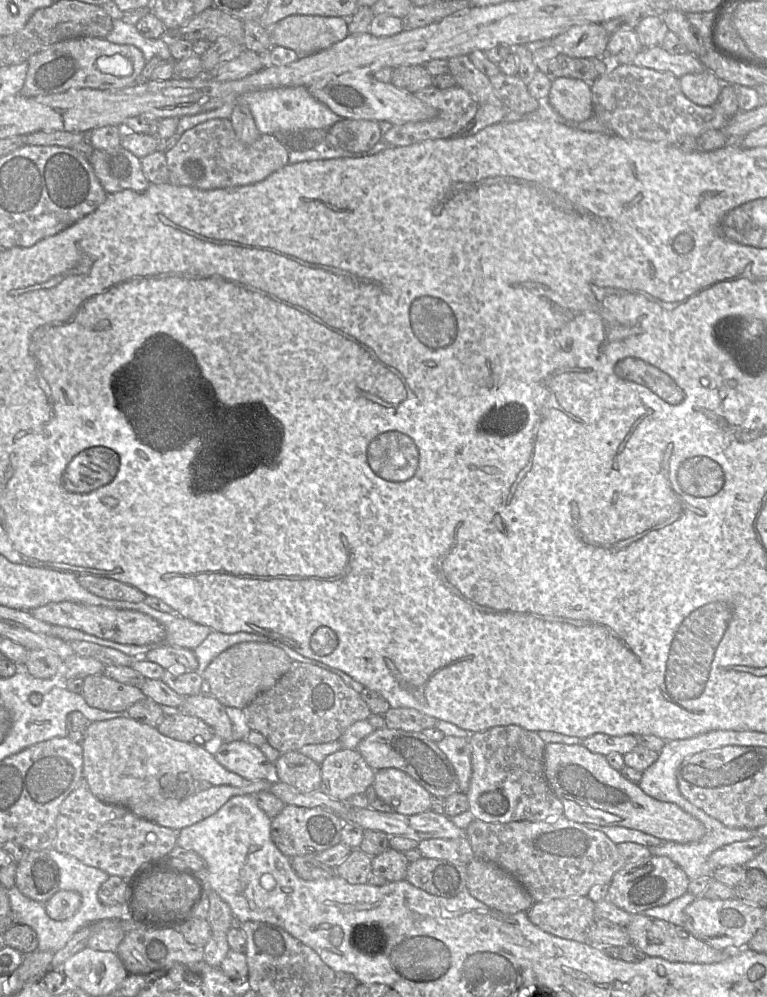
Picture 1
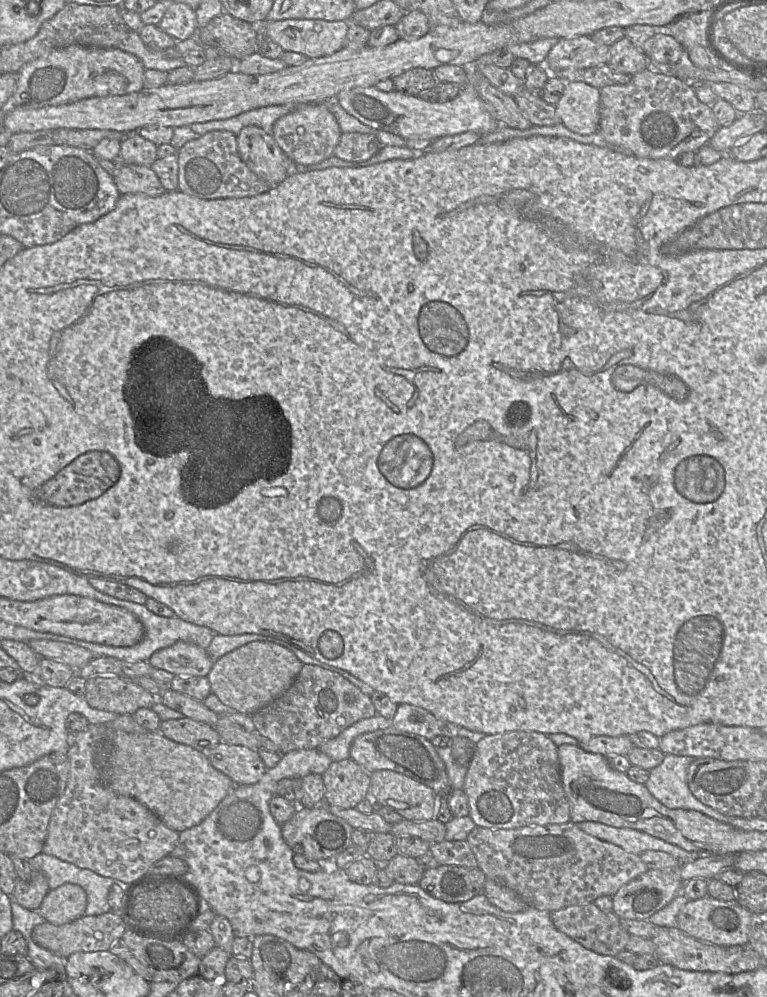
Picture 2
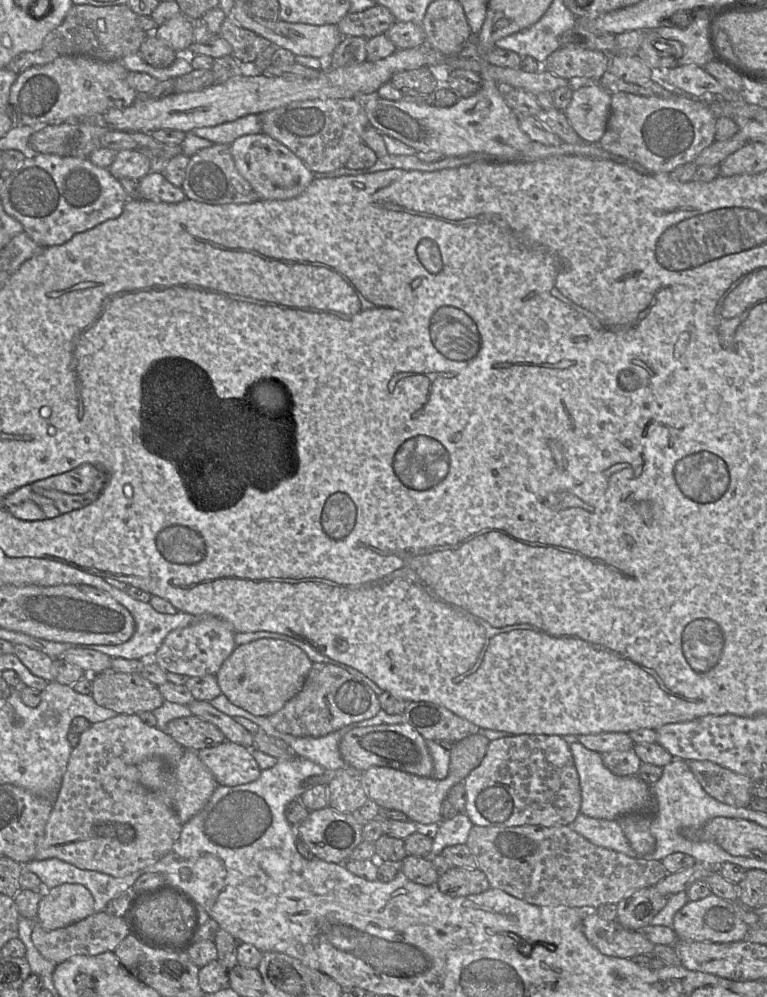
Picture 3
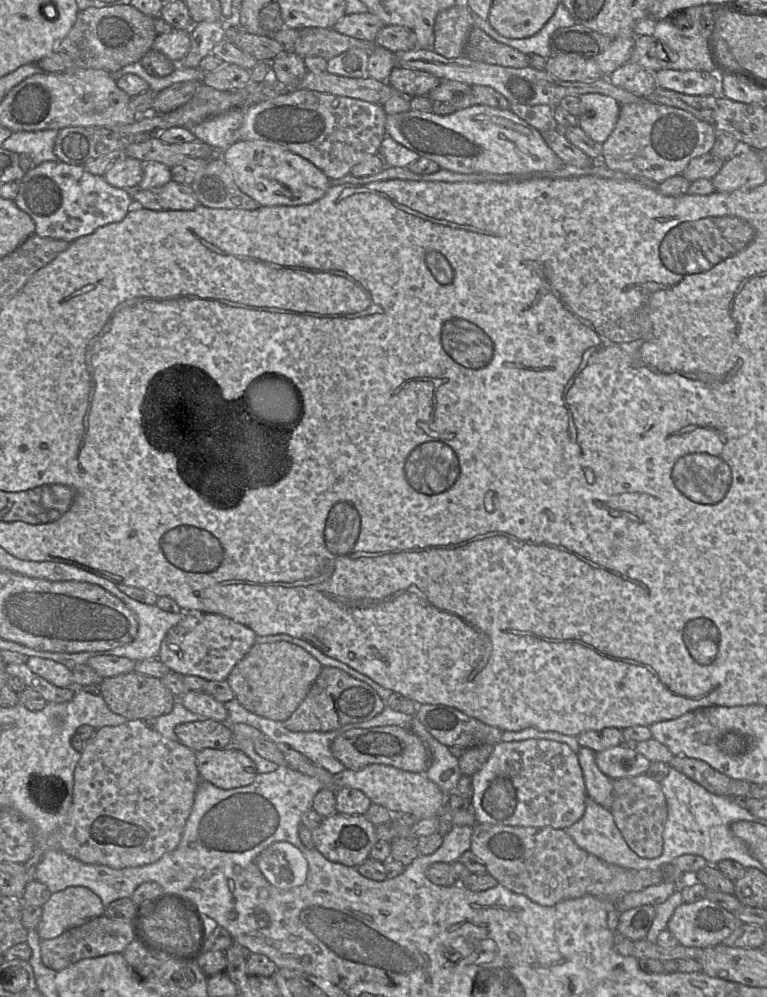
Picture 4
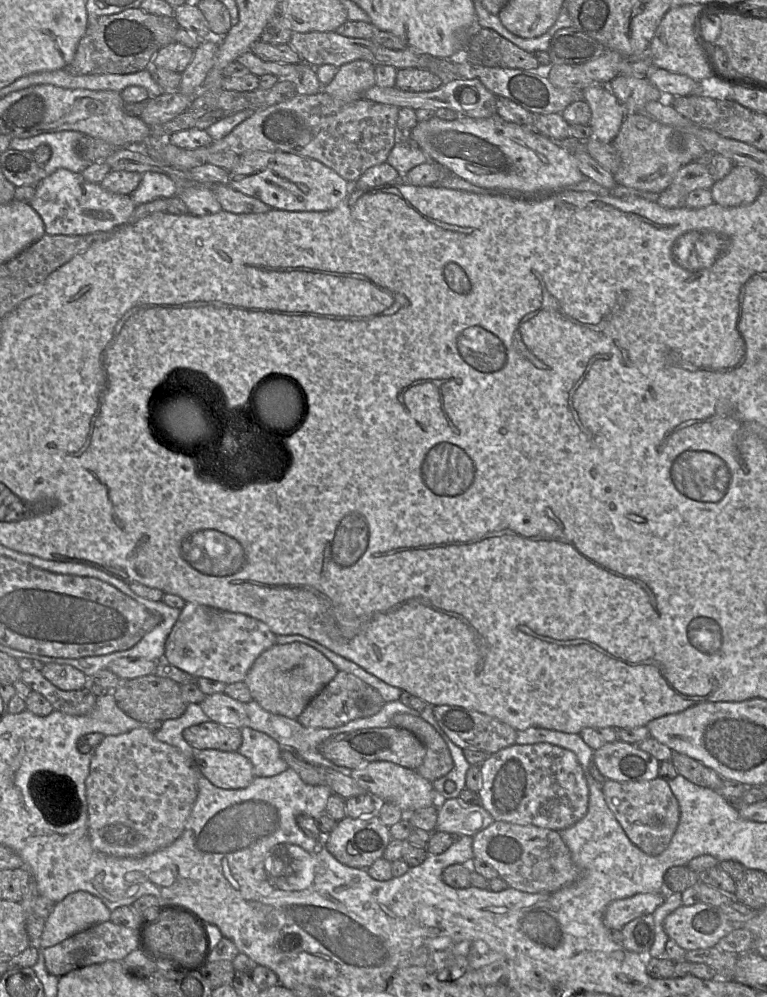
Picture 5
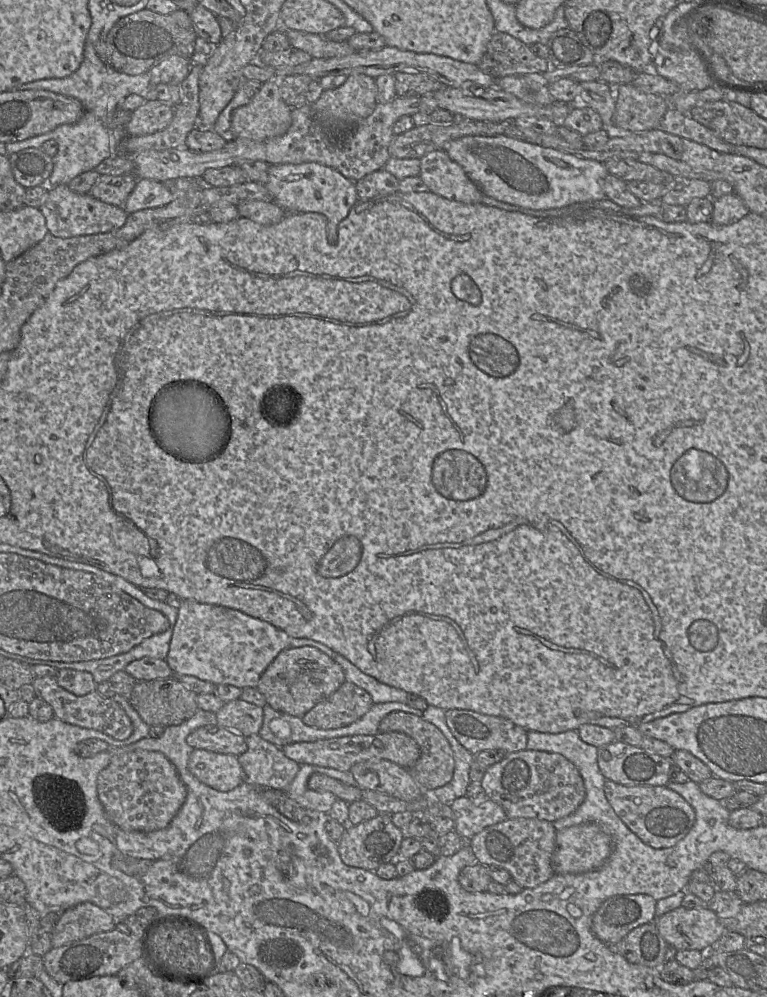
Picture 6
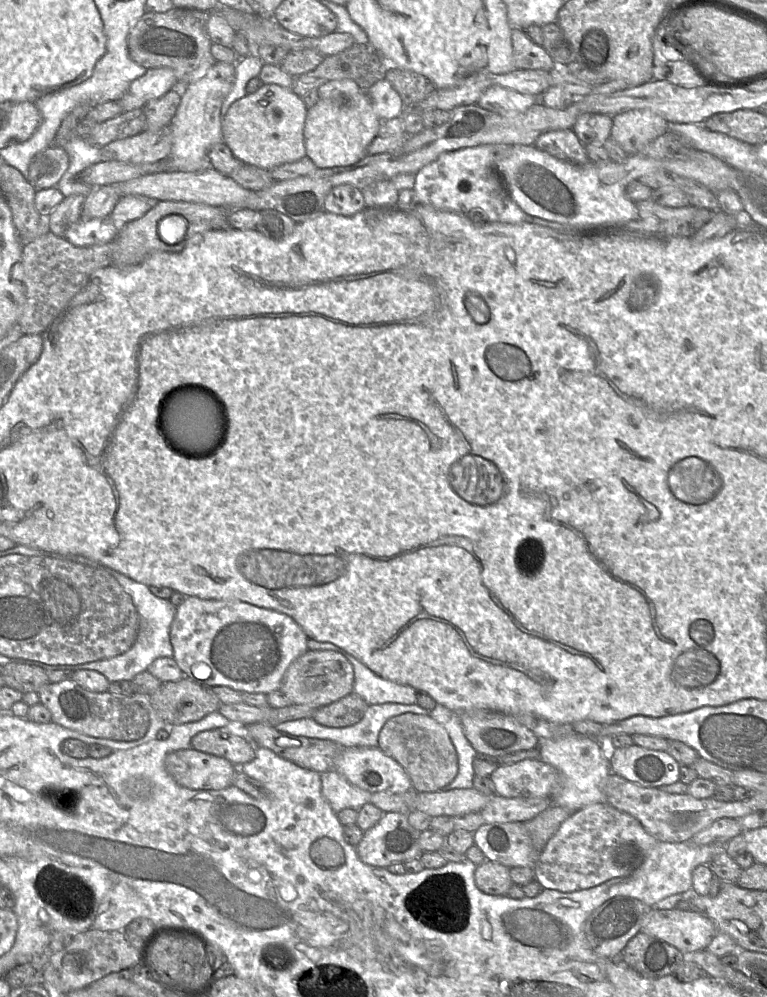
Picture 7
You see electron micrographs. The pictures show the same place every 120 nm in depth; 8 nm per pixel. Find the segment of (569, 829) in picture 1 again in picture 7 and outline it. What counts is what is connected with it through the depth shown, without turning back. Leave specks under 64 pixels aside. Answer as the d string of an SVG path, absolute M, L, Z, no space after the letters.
M526 822L484 824L473 835L474 845L488 861L508 868L534 868L540 854L533 844Z

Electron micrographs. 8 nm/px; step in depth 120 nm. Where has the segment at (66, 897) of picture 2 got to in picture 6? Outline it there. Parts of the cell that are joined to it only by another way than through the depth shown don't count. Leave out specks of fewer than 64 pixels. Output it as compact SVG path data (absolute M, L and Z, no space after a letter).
M83 902L61 913L51 935L51 943L58 948L115 927L116 920L112 915L91 902Z

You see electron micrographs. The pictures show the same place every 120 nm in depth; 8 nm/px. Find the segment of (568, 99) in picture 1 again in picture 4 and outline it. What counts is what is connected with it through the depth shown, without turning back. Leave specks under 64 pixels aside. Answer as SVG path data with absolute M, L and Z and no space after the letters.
M586 93L579 98L579 127L592 140L603 144L616 126L621 105L614 98L599 93Z

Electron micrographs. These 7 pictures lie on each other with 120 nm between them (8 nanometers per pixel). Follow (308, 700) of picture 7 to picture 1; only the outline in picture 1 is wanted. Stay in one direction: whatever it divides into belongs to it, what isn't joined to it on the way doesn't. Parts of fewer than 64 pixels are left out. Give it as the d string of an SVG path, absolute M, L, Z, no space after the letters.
M244 642L236 644L220 653L205 669L203 679L205 689L202 693L209 693L225 708L243 709L257 695L272 688L276 682L289 670L293 660L280 648L268 643Z

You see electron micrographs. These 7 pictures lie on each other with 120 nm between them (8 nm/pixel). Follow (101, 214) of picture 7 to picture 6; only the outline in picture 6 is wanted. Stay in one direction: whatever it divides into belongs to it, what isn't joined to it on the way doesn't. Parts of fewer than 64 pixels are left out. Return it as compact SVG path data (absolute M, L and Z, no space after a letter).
M134 174L103 175L91 189L90 194L102 202L123 206L136 181Z

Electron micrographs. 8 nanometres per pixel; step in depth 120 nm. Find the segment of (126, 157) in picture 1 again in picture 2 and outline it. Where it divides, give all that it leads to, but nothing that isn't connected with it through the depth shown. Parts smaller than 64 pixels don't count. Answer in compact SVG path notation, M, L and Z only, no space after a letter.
M118 162L117 175L113 177L113 180L121 195L159 196L167 192L157 174L149 166Z

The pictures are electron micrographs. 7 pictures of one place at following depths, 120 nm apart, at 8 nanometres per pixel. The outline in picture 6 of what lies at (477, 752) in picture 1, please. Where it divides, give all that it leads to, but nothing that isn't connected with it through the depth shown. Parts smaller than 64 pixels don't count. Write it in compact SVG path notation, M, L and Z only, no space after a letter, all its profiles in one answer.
M523 750L507 754L501 761L487 767L482 779L487 798L500 805L508 819L531 818L554 822L572 814L584 801L584 781L576 766L561 754L539 750Z

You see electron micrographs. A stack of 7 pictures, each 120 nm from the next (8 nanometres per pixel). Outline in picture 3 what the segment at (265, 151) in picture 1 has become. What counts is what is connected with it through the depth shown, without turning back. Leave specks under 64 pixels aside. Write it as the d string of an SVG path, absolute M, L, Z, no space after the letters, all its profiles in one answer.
M213 144L190 157L181 186L186 198L211 205L249 204L260 200L258 193L239 173L230 145Z

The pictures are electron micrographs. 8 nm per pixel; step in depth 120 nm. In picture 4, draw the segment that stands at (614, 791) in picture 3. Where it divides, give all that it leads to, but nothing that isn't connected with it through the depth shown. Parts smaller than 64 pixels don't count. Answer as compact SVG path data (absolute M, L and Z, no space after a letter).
M580 747L577 757L583 772L587 796L610 810L613 803L613 780L598 768L596 753L591 749Z

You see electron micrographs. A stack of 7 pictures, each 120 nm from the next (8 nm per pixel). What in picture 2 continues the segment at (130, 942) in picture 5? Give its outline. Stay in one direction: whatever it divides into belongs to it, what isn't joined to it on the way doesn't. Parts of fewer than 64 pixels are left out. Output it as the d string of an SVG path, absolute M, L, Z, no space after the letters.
M110 911L101 915L84 915L63 925L44 922L34 928L33 938L39 944L66 957L79 952L113 952L126 930L122 915Z

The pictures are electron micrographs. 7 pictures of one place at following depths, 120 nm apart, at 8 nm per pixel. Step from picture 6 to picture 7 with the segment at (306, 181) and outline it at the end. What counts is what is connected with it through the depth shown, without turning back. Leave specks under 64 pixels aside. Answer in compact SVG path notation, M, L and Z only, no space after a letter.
M349 184L333 188L324 203L326 212L344 216L352 216L366 207L362 191Z

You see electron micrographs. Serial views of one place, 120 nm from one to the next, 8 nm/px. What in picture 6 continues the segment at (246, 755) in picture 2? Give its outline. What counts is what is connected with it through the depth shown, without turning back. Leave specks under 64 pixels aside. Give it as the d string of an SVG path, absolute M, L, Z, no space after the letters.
M195 749L188 768L200 782L221 792L233 790L246 781L238 757L232 754Z

